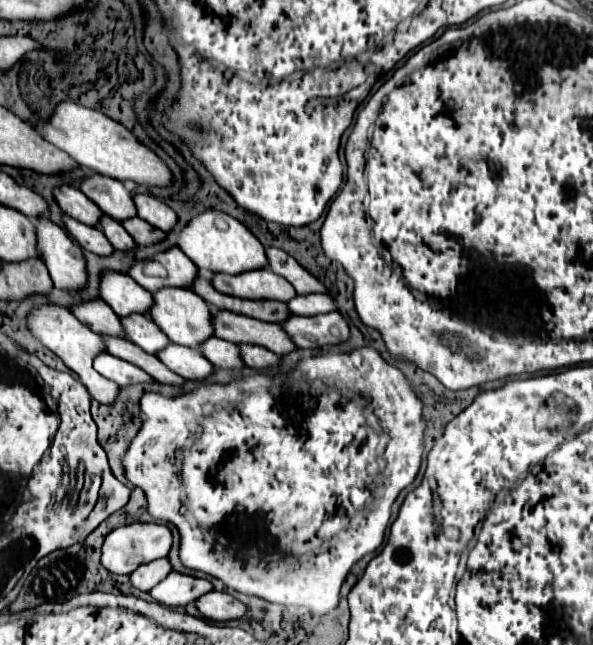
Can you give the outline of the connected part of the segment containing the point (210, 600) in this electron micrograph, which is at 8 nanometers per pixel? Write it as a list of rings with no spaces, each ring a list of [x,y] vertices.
[[[210,591],[202,595],[196,601],[198,609],[212,621],[232,621],[232,619],[242,619],[248,611],[250,605],[238,601],[236,597],[222,593],[222,591]]]

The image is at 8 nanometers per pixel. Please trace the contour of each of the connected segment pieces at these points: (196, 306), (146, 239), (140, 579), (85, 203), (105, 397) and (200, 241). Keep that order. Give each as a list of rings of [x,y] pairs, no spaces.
[[[164,287],[162,291],[154,293],[154,307],[150,309],[150,317],[154,319],[154,323],[158,323],[158,327],[162,327],[162,331],[166,331],[168,339],[176,345],[200,347],[206,339],[214,337],[214,327],[212,327],[214,311],[212,311],[212,307],[190,289]]]
[[[140,217],[126,219],[122,225],[124,225],[124,229],[134,237],[134,241],[138,243],[138,247],[154,245],[154,243],[160,243],[160,241],[166,239],[166,233],[158,231],[156,227],[152,227],[150,223],[146,223],[146,221],[140,219]]]
[[[164,557],[164,559],[156,559],[152,563],[146,563],[142,567],[138,567],[132,575],[130,575],[130,581],[136,589],[140,591],[150,591],[156,583],[160,583],[162,579],[168,577],[168,573],[172,571],[172,565],[170,561]]]
[[[62,185],[58,189],[54,189],[54,195],[56,195],[56,201],[58,205],[62,207],[62,211],[74,219],[78,219],[80,223],[84,225],[90,225],[90,227],[98,227],[100,219],[102,219],[102,211],[96,203],[92,203],[80,189],[74,189],[74,187],[68,187],[68,185]]]
[[[42,305],[38,309],[34,309],[28,315],[28,327],[34,333],[34,337],[38,337],[50,351],[54,351],[64,365],[74,371],[80,381],[88,387],[88,391],[92,393],[92,397],[102,403],[102,405],[114,405],[118,393],[120,393],[120,385],[116,385],[114,381],[102,377],[94,367],[92,361],[96,355],[106,353],[106,343],[102,341],[102,337],[98,333],[94,333],[90,327],[86,327],[84,323],[80,323],[66,307],[60,305]]]
[[[204,211],[196,215],[186,229],[178,235],[178,247],[192,259],[198,269],[208,269],[212,273],[240,275],[246,271],[266,269],[268,257],[262,243],[234,217],[222,211]]]

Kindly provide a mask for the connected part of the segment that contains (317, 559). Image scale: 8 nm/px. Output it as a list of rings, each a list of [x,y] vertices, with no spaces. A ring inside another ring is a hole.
[[[330,347],[327,352],[319,357],[312,356],[309,359],[300,361],[296,367],[289,372],[292,373],[280,373],[280,375],[276,375],[274,379],[268,377],[266,373],[256,372],[252,376],[239,376],[227,384],[208,382],[203,384],[206,385],[206,387],[200,387],[200,389],[194,391],[192,395],[184,395],[184,397],[162,397],[162,395],[158,395],[158,393],[144,393],[144,397],[142,397],[142,401],[140,401],[140,411],[142,411],[144,423],[142,423],[142,429],[138,431],[138,435],[134,437],[132,445],[128,447],[128,451],[126,451],[126,455],[124,455],[124,469],[126,469],[126,477],[128,477],[134,485],[138,485],[140,489],[144,489],[144,493],[146,493],[146,497],[148,497],[148,511],[150,511],[156,519],[160,519],[160,521],[170,521],[170,523],[174,523],[174,525],[178,527],[178,531],[180,531],[180,535],[182,535],[182,541],[180,541],[180,559],[182,559],[182,563],[184,563],[188,569],[192,569],[192,571],[204,571],[204,573],[208,573],[208,575],[220,579],[224,585],[228,585],[228,587],[232,587],[232,589],[236,589],[236,591],[240,591],[240,593],[246,593],[246,595],[256,595],[256,597],[266,599],[266,601],[280,603],[280,605],[300,605],[300,607],[306,607],[306,609],[310,609],[310,611],[314,611],[314,613],[328,613],[328,611],[332,611],[332,609],[338,605],[338,593],[340,593],[340,587],[342,587],[342,583],[344,583],[344,579],[346,579],[346,575],[348,575],[350,569],[365,555],[374,552],[374,549],[380,547],[380,543],[383,542],[393,503],[396,501],[396,498],[398,498],[400,492],[414,481],[414,477],[416,477],[416,473],[418,473],[420,455],[422,455],[422,439],[424,439],[424,427],[426,427],[426,423],[422,421],[422,405],[420,405],[420,399],[412,393],[412,387],[410,387],[410,383],[406,381],[406,377],[402,375],[402,371],[398,371],[396,367],[390,367],[390,365],[380,357],[380,353],[378,353],[376,349],[372,349],[372,347],[362,347],[362,349],[356,349],[356,351],[348,353],[348,355],[346,355],[346,353],[340,353],[338,347]],[[178,431],[188,431],[188,435],[182,437],[184,441],[180,441],[180,443],[178,443],[178,439],[176,439],[176,435],[174,435],[174,433],[178,433]],[[185,446],[192,447],[182,455],[179,473],[178,465],[180,459],[177,458],[178,455],[176,455],[176,453],[182,451],[182,447]]]

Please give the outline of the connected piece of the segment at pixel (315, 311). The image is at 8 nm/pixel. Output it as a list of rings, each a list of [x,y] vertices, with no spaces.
[[[312,293],[312,295],[298,295],[294,297],[288,307],[292,309],[292,313],[296,315],[320,315],[320,313],[330,313],[330,311],[338,311],[336,301],[330,295],[322,295],[322,293]]]

